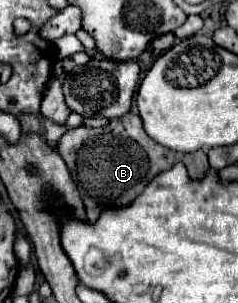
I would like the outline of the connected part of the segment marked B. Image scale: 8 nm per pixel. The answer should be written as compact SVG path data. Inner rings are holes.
M126 113L124 117L112 119L106 127L90 129L82 125L68 129L58 141L58 153L68 165L74 183L78 185L90 223L100 217L100 211L104 207L130 205L156 175L168 171L176 163L184 163L192 179L202 179L210 169L206 151L176 153L164 149L162 145L156 145L156 141L144 133L140 115L136 113Z

